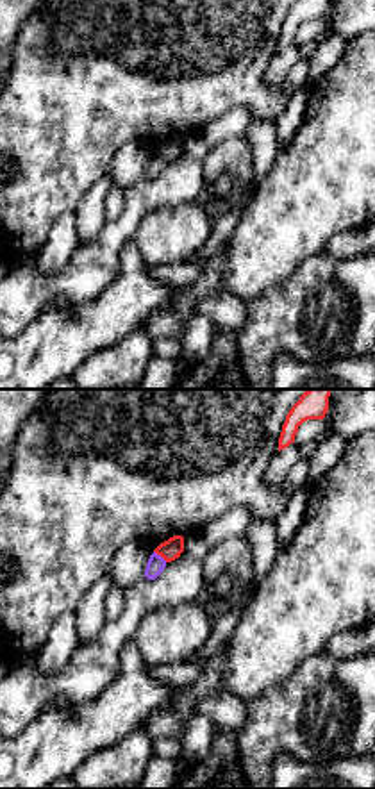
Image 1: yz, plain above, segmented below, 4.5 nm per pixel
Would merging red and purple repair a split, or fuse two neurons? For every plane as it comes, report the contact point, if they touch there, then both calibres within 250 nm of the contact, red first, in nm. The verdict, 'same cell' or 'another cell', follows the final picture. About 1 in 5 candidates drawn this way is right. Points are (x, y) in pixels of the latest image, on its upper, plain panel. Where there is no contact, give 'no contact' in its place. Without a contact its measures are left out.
meets red at (161, 156); 90 nm thick on the red side, 80 nm on the other

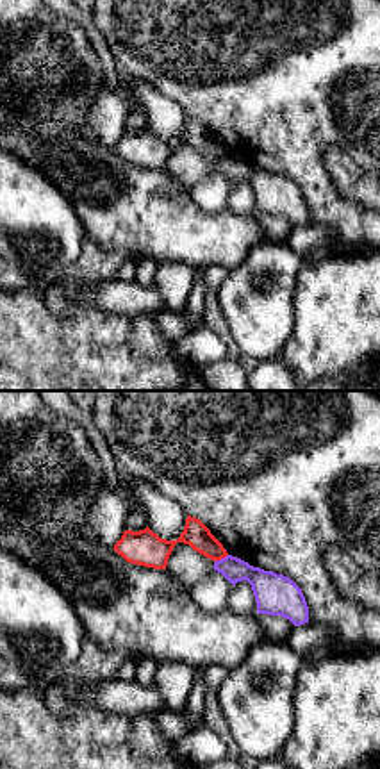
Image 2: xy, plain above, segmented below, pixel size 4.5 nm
meets red at (220, 159); 120 nm thick on the red side, 140 nm on the other

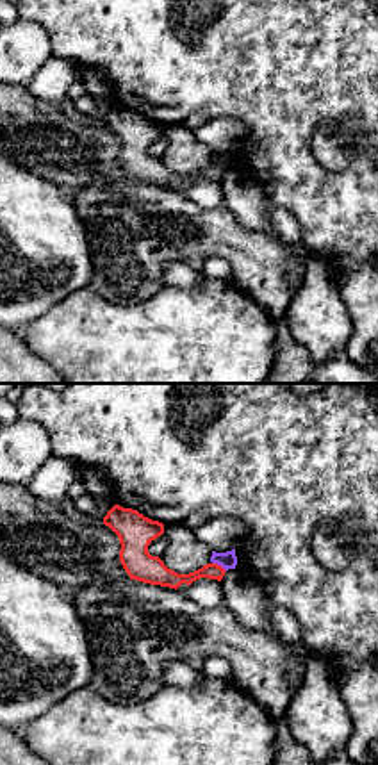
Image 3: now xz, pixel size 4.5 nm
meets red at (220, 166); 80 nm thick on the red side, 80 nm on the other

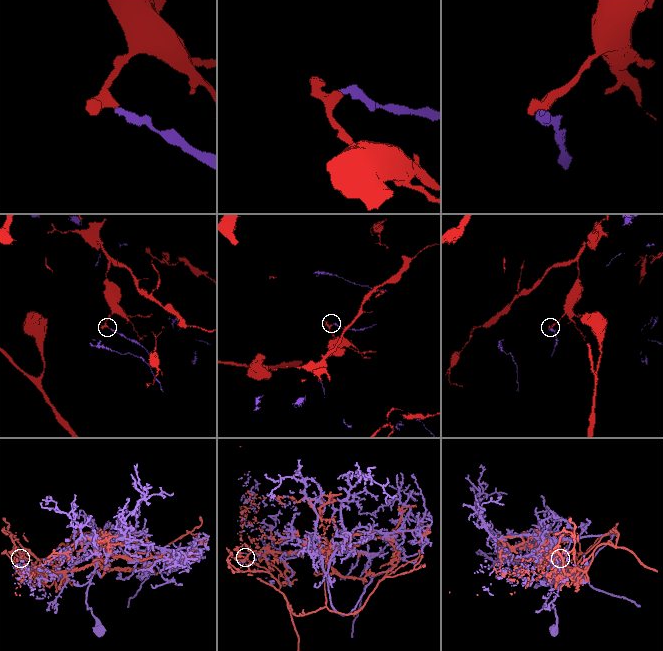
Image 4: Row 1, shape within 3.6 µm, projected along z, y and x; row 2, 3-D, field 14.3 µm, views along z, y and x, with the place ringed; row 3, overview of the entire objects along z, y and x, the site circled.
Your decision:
another cell

